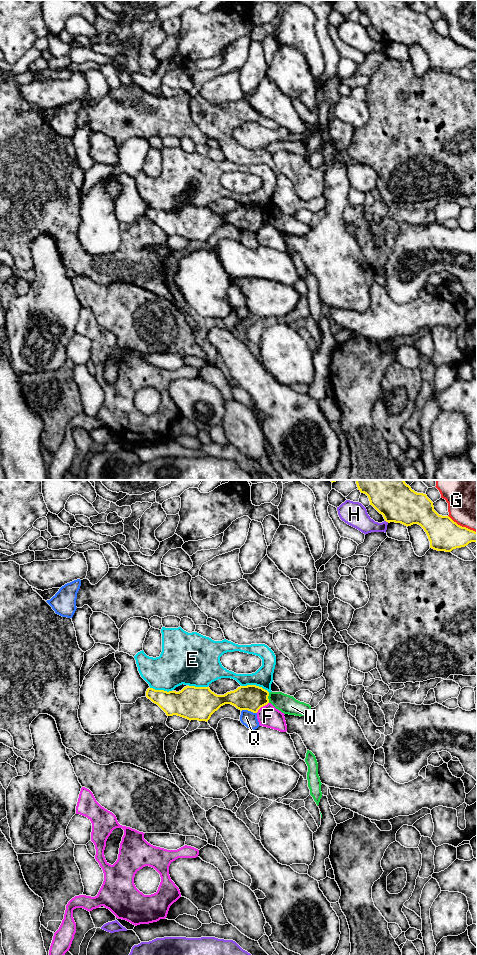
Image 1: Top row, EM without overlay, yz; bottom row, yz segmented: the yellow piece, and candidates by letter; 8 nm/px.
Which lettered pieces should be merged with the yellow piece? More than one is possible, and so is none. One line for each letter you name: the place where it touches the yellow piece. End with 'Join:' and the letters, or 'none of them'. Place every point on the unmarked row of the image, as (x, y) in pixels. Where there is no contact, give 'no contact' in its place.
Join: none of them

